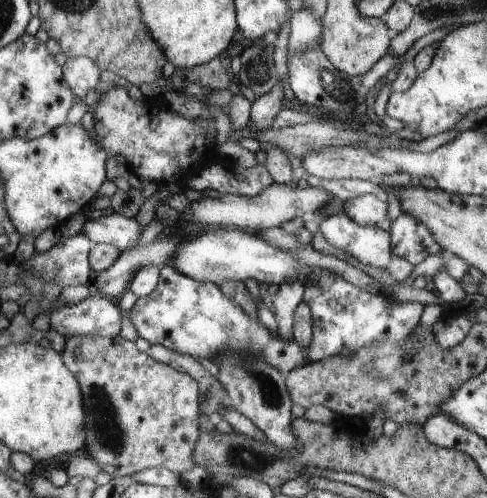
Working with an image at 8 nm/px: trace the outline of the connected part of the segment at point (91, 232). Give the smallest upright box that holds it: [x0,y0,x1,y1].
[81,213,144,251]

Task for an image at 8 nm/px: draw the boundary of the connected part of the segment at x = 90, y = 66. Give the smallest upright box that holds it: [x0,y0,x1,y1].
[64,57,101,99]

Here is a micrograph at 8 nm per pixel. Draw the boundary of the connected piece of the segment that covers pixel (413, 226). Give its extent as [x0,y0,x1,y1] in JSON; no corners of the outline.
[389,212,443,265]

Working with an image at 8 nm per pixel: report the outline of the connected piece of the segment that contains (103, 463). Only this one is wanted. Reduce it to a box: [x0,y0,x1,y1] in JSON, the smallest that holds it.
[61,335,201,479]

